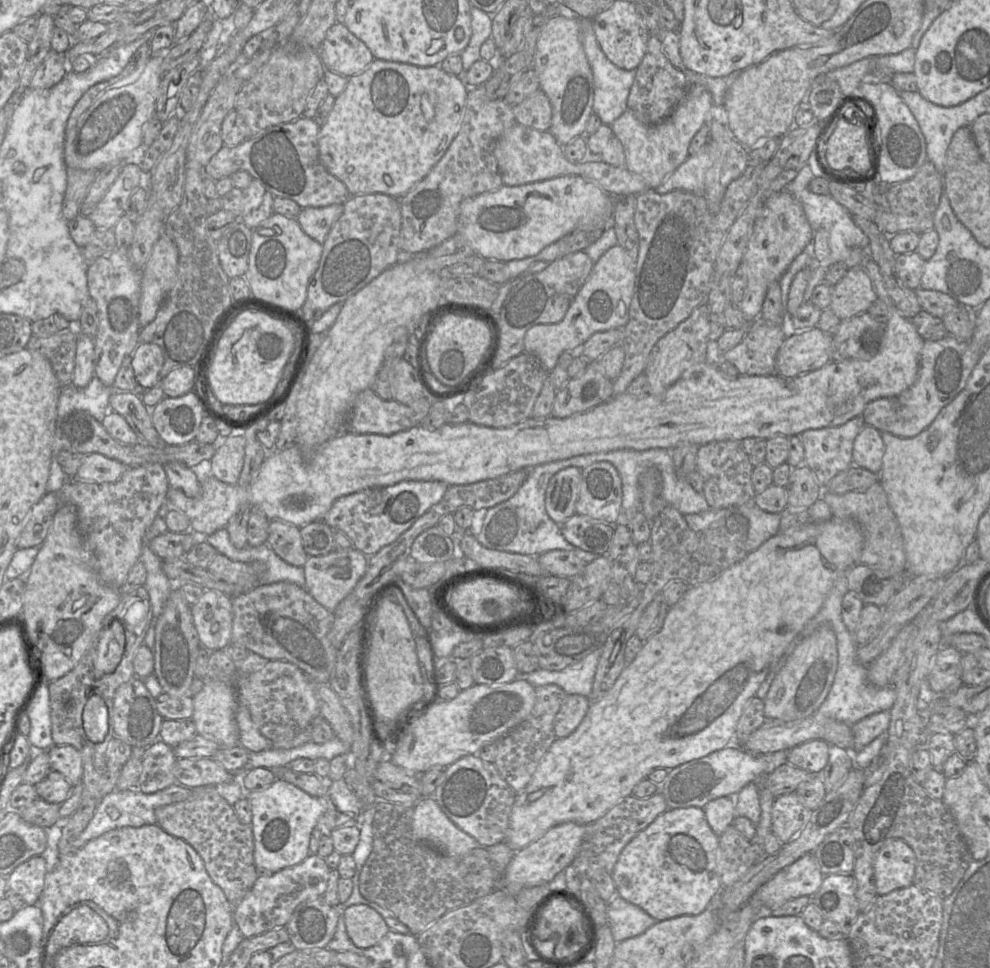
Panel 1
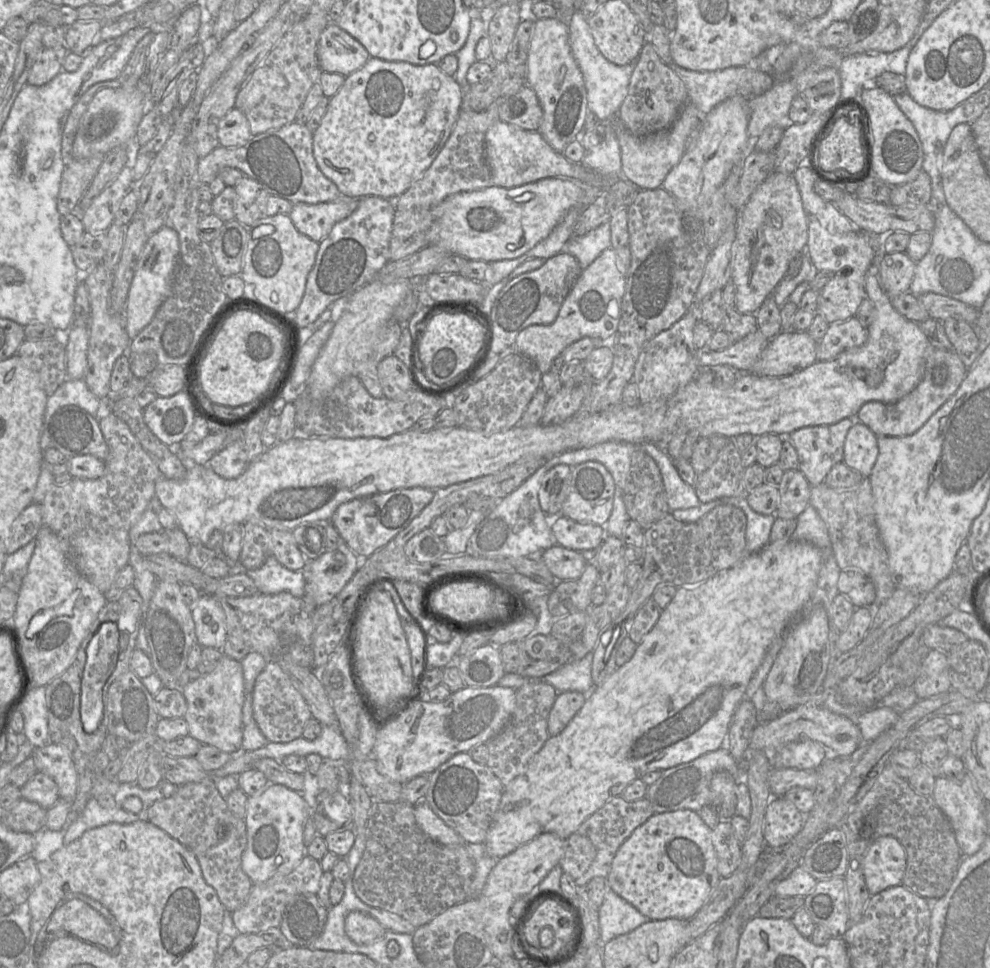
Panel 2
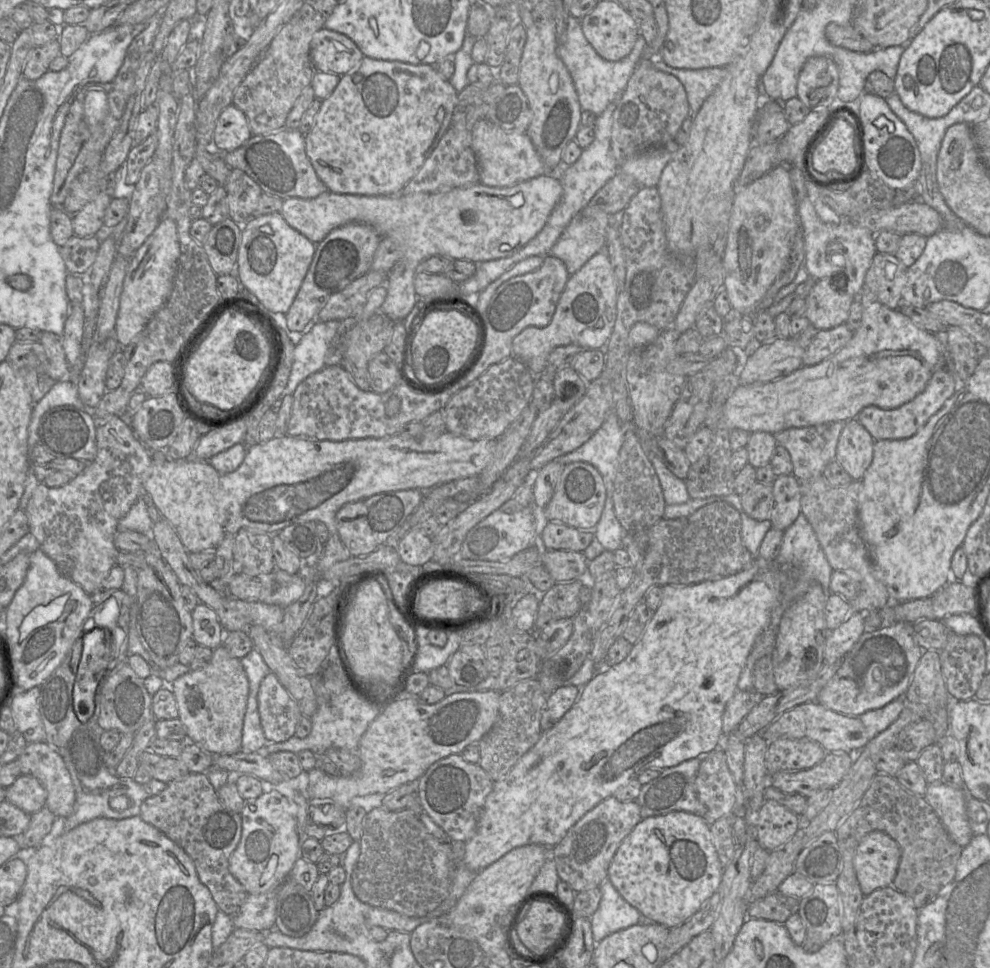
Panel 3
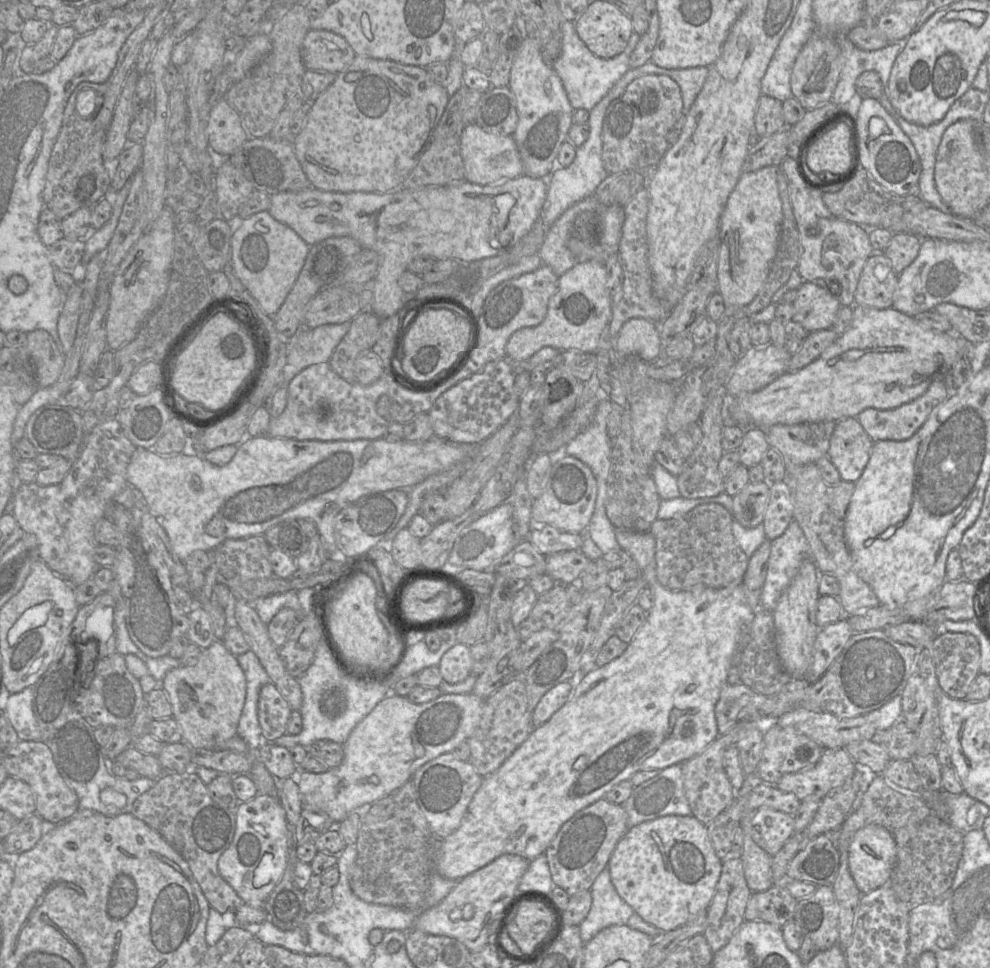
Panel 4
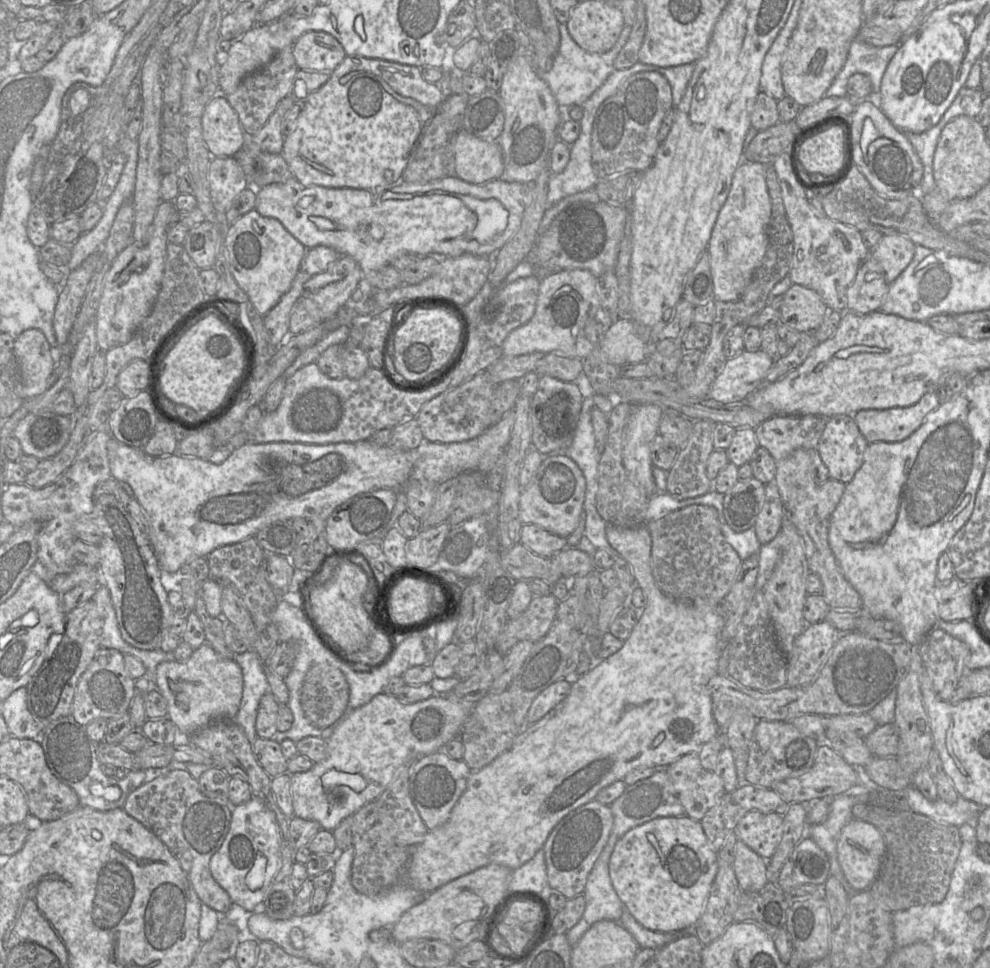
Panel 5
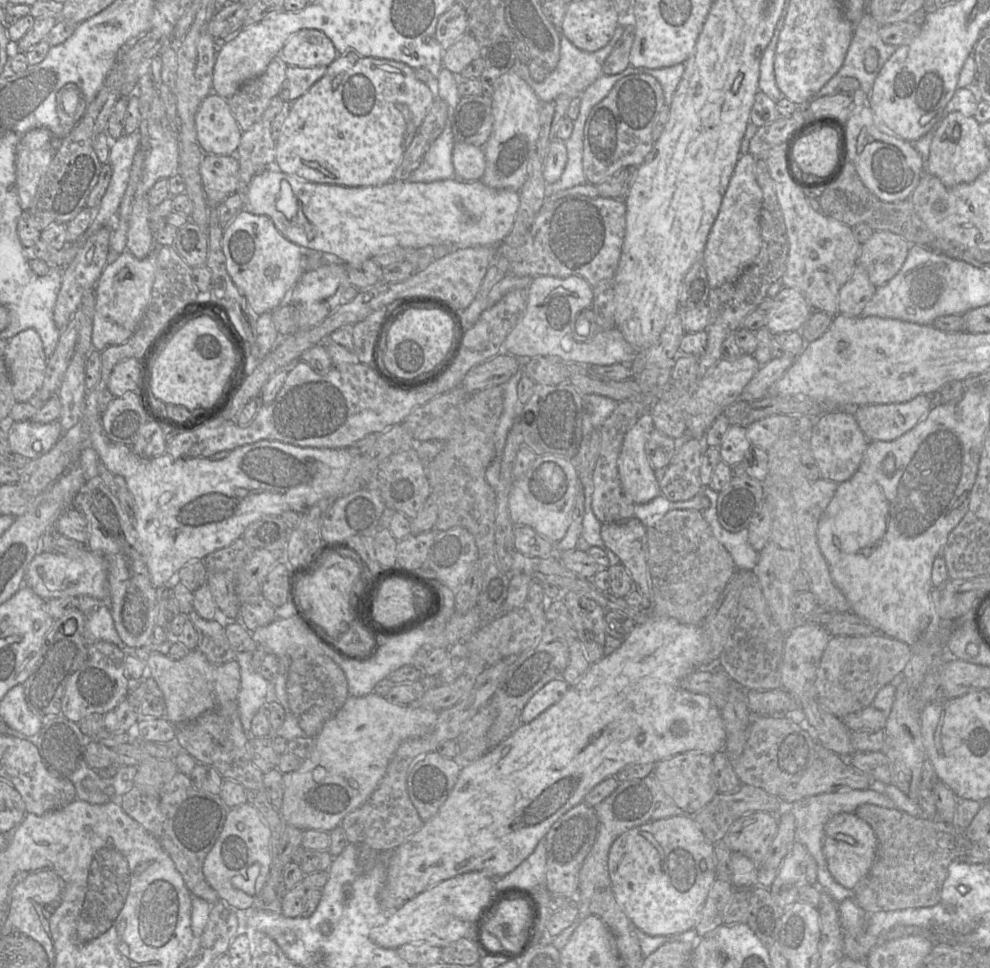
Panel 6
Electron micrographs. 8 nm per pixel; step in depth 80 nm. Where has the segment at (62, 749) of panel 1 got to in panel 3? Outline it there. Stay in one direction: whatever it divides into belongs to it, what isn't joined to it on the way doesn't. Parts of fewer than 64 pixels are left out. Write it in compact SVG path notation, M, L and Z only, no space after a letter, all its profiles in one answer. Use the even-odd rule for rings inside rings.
M45 742L28 743L18 757L22 775L32 775L47 792L46 808L56 817L67 818L76 803L75 789L60 753Z

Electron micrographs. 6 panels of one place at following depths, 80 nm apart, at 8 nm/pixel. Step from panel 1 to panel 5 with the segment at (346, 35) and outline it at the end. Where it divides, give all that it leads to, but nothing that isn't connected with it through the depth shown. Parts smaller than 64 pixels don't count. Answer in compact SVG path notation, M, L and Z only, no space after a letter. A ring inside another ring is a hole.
M310 31L293 44L293 56L300 70L332 73L347 55L332 35Z

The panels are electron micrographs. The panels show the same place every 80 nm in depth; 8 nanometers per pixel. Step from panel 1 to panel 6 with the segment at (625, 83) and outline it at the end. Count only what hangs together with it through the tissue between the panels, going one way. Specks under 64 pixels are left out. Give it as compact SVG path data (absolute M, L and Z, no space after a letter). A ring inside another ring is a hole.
M618 26L609 43L603 48L594 52L585 52L574 46L564 35L562 28L560 37L560 58L553 72L543 81L534 81L528 71L527 64L517 61L511 68L521 79L526 81L541 102L552 101L562 94L570 95L573 98L580 98L585 89L598 79L602 72L602 66L606 58L615 48L624 33L624 27Z

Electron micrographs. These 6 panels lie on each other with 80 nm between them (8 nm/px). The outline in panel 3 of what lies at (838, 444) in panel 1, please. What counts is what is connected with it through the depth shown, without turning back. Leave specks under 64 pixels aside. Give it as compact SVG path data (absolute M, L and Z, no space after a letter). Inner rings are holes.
M845 421L814 426L791 427L775 434L777 445L787 449L793 464L792 474L799 480L823 476L826 465L835 459L839 436Z

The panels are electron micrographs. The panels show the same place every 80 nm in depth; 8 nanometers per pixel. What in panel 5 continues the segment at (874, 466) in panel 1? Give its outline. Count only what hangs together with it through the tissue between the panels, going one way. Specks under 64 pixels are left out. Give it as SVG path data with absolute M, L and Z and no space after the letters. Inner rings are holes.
M836 415L827 418L826 426L817 446L817 452L829 470L830 479L847 484L863 464L868 445L869 442L861 433L853 415Z

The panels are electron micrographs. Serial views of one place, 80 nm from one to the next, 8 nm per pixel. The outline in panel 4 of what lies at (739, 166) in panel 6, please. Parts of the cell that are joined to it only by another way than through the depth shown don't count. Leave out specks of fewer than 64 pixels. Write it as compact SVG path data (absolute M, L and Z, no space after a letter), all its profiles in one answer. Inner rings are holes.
M779 166L742 172L720 215L720 248L717 266L719 292L725 305L750 303L763 286L776 255L783 218L777 176Z

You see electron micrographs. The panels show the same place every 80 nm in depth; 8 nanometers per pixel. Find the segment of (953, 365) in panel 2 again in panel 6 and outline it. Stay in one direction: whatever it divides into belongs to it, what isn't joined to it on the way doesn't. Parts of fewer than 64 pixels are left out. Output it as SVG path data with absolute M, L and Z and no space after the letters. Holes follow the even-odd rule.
M920 394L902 403L862 405L854 416L868 441L892 441L915 427L932 407L930 395Z

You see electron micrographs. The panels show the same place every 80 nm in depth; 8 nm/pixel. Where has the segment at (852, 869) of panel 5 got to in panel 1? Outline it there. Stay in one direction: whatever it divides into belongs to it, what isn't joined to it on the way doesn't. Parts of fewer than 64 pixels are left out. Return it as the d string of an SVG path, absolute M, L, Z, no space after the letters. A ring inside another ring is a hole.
M888 839L874 860L874 881L877 895L913 885L916 857L901 839Z

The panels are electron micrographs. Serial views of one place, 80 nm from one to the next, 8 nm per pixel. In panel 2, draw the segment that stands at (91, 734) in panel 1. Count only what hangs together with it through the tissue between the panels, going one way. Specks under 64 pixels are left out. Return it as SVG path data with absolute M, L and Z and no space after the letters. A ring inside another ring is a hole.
M93 676L89 684L81 682L80 719L86 733L93 733L103 718L104 702L102 687L105 681L93 684Z

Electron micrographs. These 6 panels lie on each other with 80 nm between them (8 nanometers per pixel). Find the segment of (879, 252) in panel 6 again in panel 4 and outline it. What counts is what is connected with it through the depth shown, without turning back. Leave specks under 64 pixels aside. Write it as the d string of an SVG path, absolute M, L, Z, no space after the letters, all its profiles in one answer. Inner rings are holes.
M911 233L893 234L889 245L883 251L891 261L892 267L900 274L917 257L922 243L922 238Z

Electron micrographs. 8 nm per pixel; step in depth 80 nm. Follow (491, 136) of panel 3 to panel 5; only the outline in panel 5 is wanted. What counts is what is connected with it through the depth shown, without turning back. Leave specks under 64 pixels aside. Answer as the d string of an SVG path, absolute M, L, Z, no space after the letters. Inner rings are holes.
M460 130L451 138L456 177L471 184L483 184L501 177L502 152L497 142L482 140Z

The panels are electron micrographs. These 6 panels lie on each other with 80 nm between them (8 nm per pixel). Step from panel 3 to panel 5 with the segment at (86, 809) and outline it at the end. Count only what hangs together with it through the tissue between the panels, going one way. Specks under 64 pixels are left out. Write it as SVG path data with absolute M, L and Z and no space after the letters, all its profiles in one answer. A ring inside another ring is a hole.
M71 715L52 721L42 729L39 738L33 740L41 744L51 773L77 793L80 805L99 811L124 808L129 793L145 783L146 772L141 769L129 771L124 779L105 775L95 752L97 742L89 738L85 726L79 724Z

